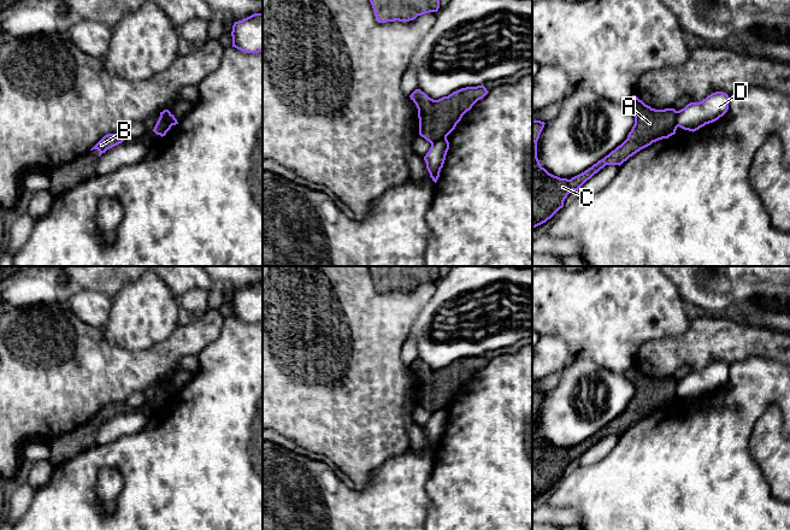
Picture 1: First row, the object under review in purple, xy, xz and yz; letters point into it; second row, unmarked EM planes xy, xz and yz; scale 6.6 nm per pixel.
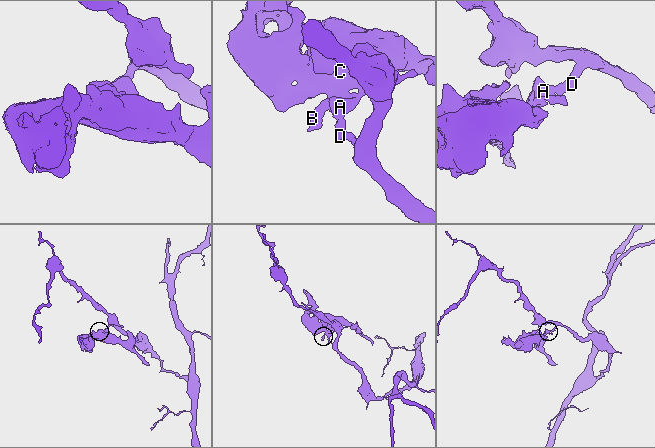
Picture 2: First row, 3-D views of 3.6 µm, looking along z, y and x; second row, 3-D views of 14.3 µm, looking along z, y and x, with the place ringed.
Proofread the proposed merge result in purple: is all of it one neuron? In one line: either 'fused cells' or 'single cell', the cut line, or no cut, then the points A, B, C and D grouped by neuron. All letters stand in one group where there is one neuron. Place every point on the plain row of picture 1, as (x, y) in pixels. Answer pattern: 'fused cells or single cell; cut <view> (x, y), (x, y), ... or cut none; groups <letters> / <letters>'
fused cells; cut yz (676, 381), (677, 396); groups A B C / D

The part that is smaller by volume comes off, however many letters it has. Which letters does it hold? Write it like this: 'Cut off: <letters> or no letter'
Cut off: A, B, C

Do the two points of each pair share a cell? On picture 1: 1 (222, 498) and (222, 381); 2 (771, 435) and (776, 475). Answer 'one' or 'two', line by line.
1: one
2: one

